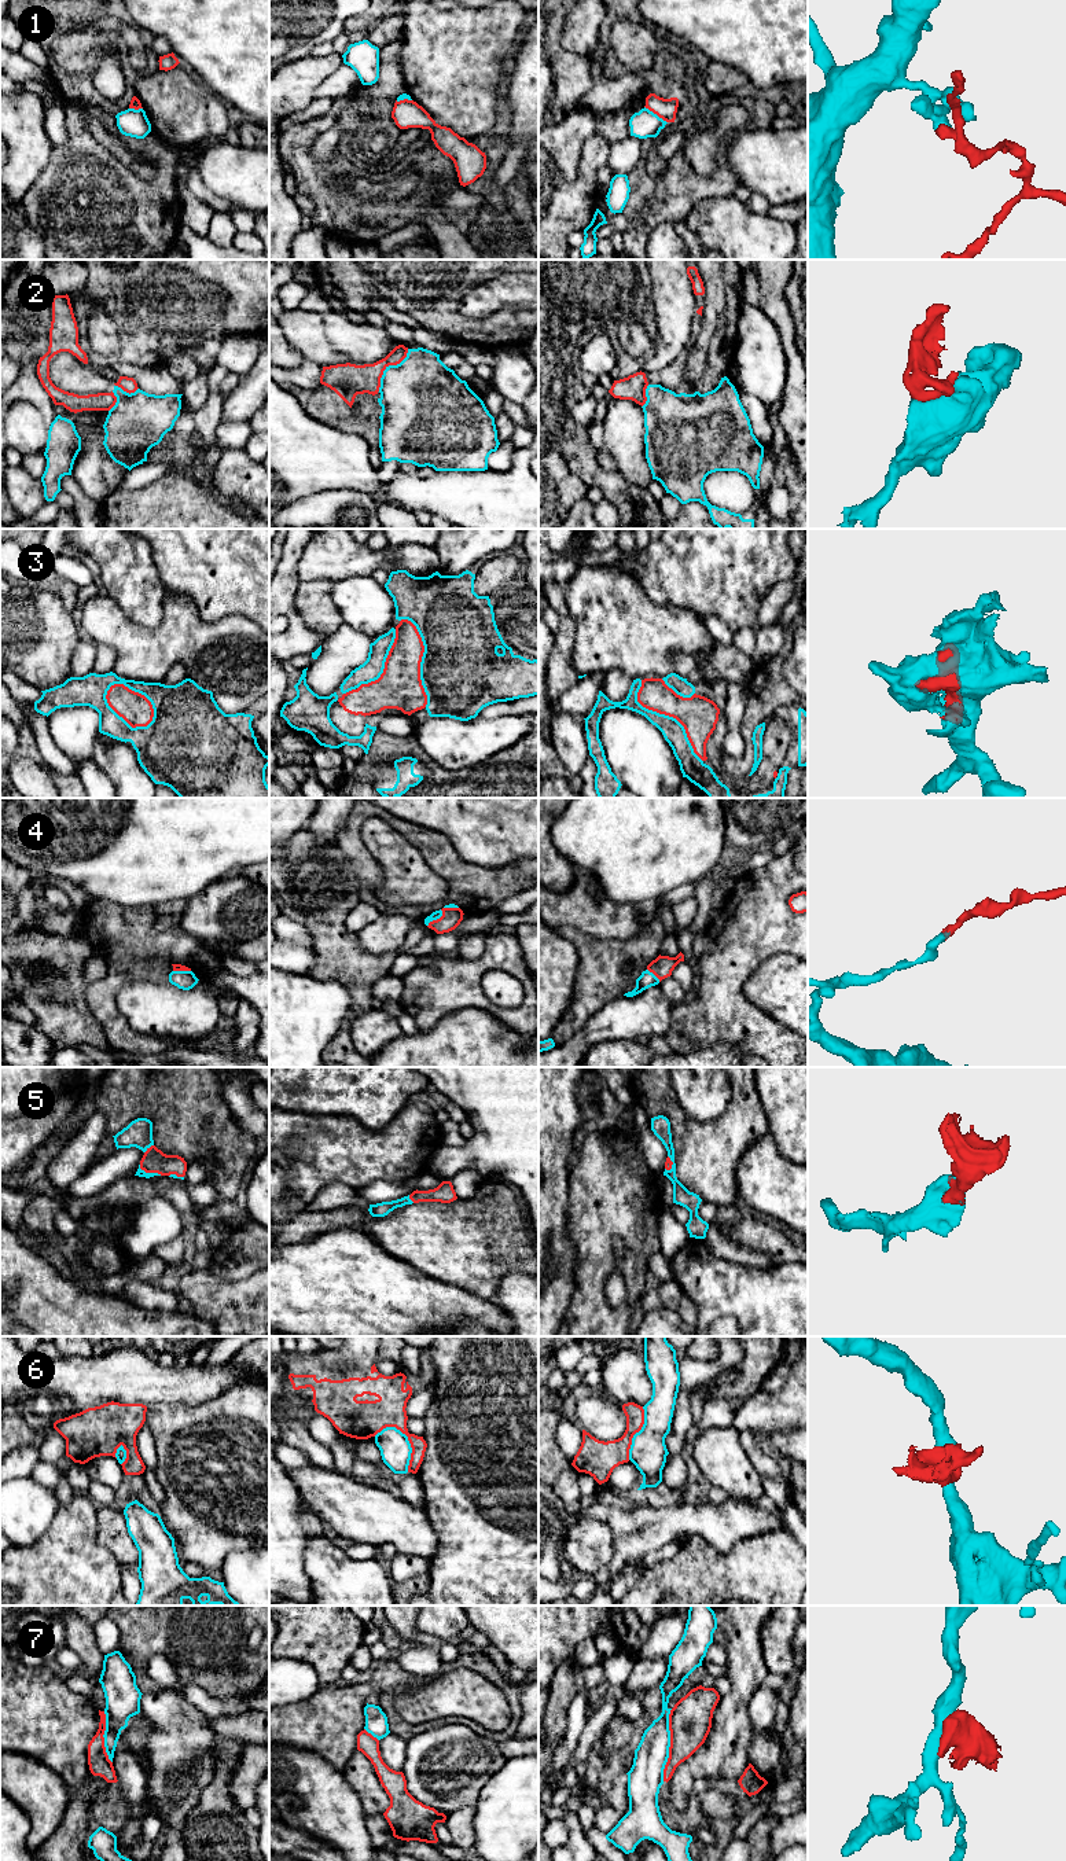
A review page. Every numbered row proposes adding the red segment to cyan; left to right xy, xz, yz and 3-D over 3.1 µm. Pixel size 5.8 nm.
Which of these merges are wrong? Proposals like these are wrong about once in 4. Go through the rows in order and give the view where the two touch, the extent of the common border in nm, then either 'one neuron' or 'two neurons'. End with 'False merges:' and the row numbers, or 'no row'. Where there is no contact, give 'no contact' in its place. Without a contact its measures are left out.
1: contact in yz; length 170 nm; two neurons
2: contact in xz; length 300 nm; two neurons
3: contact in xy; length 320 nm; two neurons
4: contact in xz; length 130 nm; one neuron
5: contact in xy; length 150 nm; one neuron
6: contact in xz; length 300 nm; two neurons
7: contact in yz; length 420 nm; two neurons
False merges: 1, 2, 3, 6, 7

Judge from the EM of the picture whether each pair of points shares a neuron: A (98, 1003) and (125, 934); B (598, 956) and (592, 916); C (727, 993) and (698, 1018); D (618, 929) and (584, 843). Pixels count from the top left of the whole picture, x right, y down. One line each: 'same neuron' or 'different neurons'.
A: same neuron
B: different neurons
C: same neuron
D: different neurons

